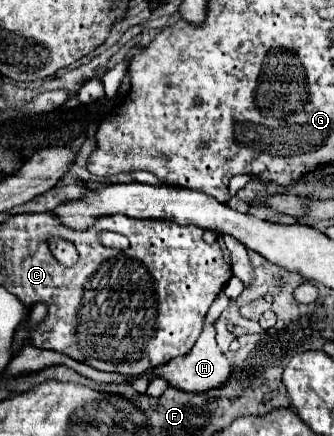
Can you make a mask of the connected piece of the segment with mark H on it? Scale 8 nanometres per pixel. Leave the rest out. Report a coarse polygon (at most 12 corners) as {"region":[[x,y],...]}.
{"region":[[204,327],[188,355],[156,367],[170,387],[206,393],[226,385],[234,363]]}

